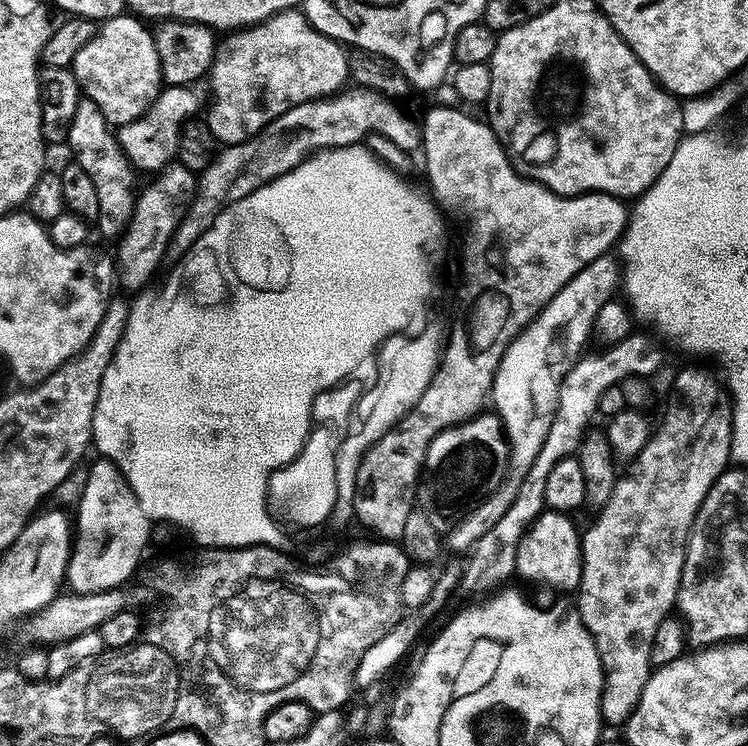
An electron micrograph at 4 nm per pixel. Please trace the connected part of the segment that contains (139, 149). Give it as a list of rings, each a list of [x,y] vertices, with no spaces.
[[[188,86],[161,87],[155,102],[137,120],[119,125],[120,149],[127,154],[133,169],[141,173],[144,171],[156,174],[173,163],[180,147],[180,138],[185,123],[199,113],[196,111],[200,108],[200,100],[192,91],[193,89]]]

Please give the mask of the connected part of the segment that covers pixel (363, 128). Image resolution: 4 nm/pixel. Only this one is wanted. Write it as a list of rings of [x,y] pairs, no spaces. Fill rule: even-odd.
[[[353,87],[353,92],[341,90],[323,100],[302,102],[286,114],[274,118],[257,136],[241,144],[229,144],[217,151],[213,161],[199,173],[196,197],[184,210],[180,225],[174,230],[164,260],[175,262],[183,258],[210,230],[214,218],[228,205],[246,198],[254,190],[266,186],[274,178],[286,174],[304,161],[305,156],[321,148],[341,148],[359,144],[371,132],[384,134],[402,150],[415,153],[422,144],[422,128],[399,108],[395,99],[383,96],[369,88]],[[416,148],[416,150],[415,150]]]

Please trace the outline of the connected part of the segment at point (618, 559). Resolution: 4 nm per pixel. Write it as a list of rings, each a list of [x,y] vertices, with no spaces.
[[[684,368],[677,374],[676,381],[672,384],[672,393],[668,396],[668,405],[664,408],[664,417],[660,420],[660,426],[655,427],[655,430],[651,433],[651,439],[646,442],[641,452],[627,465],[628,473],[625,476],[623,473],[617,479],[609,501],[595,513],[596,521],[588,529],[585,527],[582,532],[580,542],[582,574],[580,575],[580,587],[578,589],[578,595],[580,595],[578,607],[586,630],[594,638],[594,646],[600,655],[600,665],[604,668],[604,689],[600,699],[600,714],[605,725],[625,725],[638,706],[639,699],[642,698],[643,688],[654,671],[651,662],[651,648],[655,640],[655,631],[658,630],[659,623],[676,608],[676,595],[682,578],[682,566],[684,565],[684,555],[686,554],[688,535],[692,529],[692,523],[710,490],[710,486],[714,486],[714,482],[729,468],[732,460],[732,402],[725,385],[717,377],[716,380],[704,368]]]

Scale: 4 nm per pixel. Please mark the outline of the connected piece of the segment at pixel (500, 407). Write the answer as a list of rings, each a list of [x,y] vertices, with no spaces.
[[[608,254],[599,256],[578,270],[578,274],[570,278],[570,282],[566,282],[566,286],[562,286],[562,290],[558,290],[548,305],[510,342],[492,380],[490,393],[491,403],[496,403],[495,415],[499,416],[508,438],[508,469],[498,490],[491,492],[466,519],[459,520],[447,533],[447,547],[449,544],[454,551],[467,553],[486,530],[492,529],[506,515],[514,498],[518,498],[522,478],[526,478],[530,466],[534,466],[534,458],[538,458],[538,450],[542,450],[542,442],[546,442],[546,434],[550,434],[562,382],[585,351],[584,343],[589,343],[598,310],[617,295],[621,280],[617,261]]]

